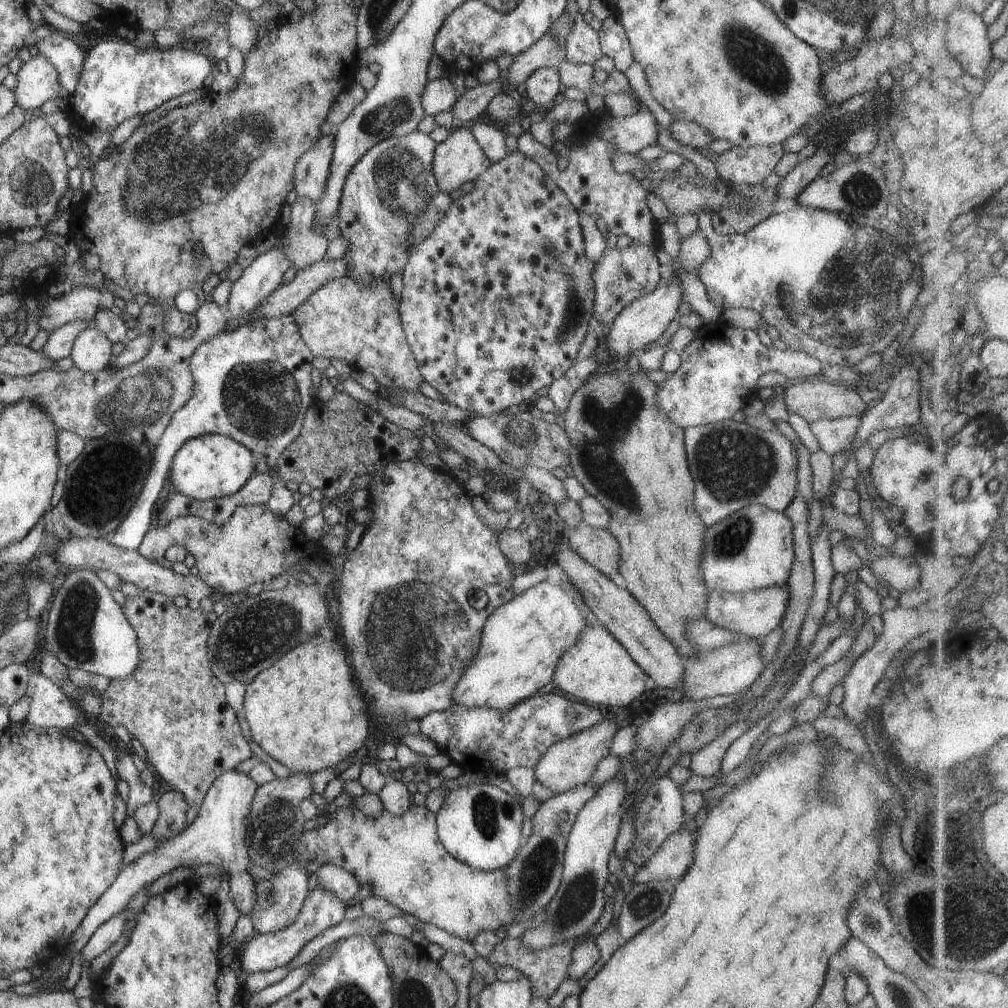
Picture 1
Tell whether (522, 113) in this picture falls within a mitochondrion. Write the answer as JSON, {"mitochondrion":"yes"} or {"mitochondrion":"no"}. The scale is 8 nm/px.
{"mitochondrion":"no"}

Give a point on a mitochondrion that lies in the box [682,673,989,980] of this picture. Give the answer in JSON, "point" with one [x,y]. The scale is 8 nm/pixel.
{"point":[868,921]}

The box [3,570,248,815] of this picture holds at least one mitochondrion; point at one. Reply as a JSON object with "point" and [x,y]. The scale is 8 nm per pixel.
{"point":[72,623]}

